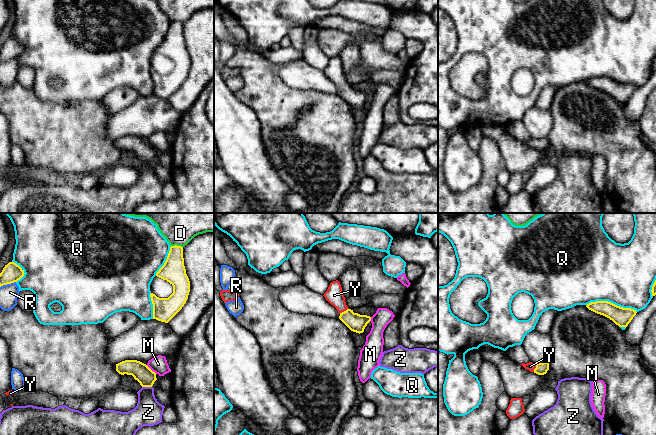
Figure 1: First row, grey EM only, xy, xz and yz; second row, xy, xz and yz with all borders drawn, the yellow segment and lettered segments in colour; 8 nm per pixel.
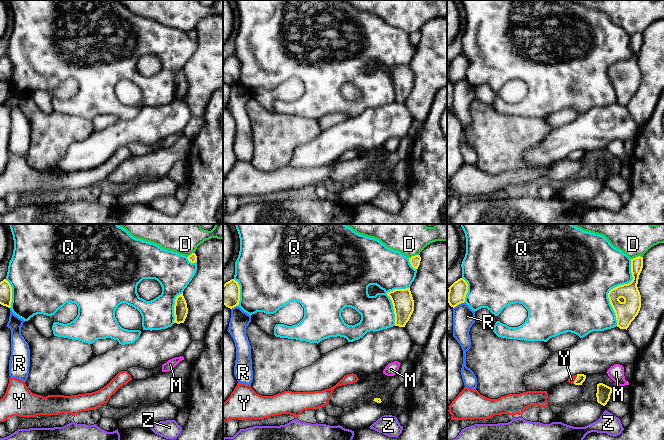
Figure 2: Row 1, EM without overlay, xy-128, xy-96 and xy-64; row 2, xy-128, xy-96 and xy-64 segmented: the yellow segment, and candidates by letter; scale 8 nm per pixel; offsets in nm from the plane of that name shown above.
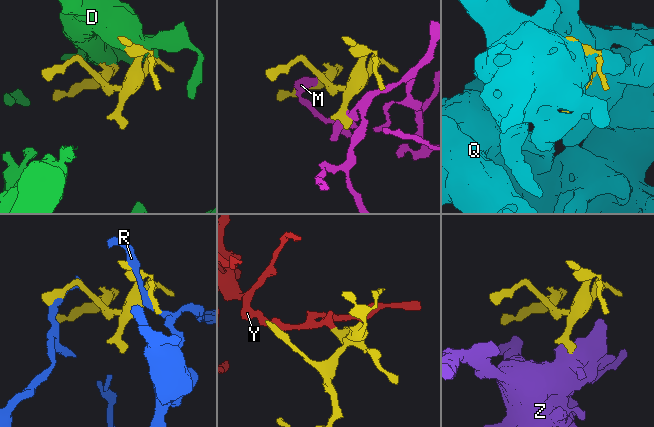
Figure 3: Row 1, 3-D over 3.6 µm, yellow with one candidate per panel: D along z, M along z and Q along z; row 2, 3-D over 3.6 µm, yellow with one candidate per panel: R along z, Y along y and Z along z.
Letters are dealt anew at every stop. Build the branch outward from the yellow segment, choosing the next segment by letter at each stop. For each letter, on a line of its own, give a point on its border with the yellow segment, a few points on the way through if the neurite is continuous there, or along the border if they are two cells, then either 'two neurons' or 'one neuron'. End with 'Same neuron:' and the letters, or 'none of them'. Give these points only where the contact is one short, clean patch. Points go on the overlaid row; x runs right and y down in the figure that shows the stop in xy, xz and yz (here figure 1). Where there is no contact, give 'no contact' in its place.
D: meets yellow in xy at (176, 245); two neurons
M: meets yellow in xy at (150, 369); two neurons
Q: meets yellow in yz at (610, 302); two neurons
R: meets yellow in xy at (7, 283); two neurons
Y: meets yellow in xz at (344, 311); runs through xz (355, 322), (344, 311), (334, 295); one neuron
Z: meets yellow in xy at (147, 386); border along xy (142, 386), (151, 387); two neurons
Same neuron: Y

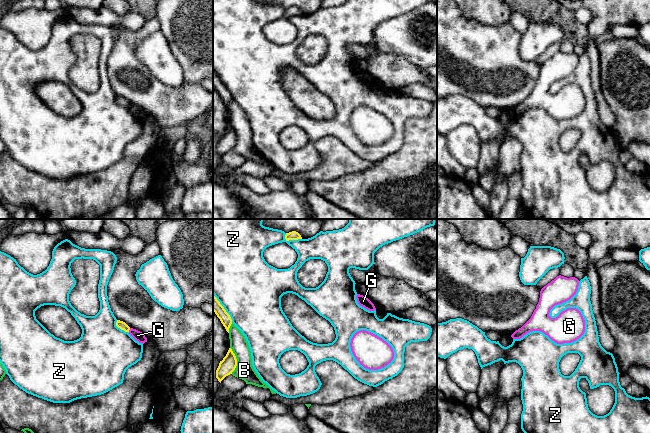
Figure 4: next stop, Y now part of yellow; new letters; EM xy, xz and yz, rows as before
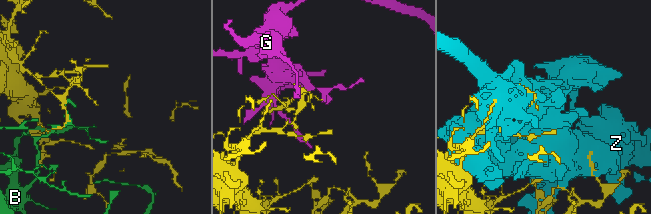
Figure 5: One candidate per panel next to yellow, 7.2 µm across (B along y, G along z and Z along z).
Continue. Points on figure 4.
B: meets yellow in xz at (236, 360); two neurons
G: meets yellow in xy at (129, 329); border along xy (130, 328), (128, 331); two neurons
Z: meets yellow in xz at (292, 239); two neurons
Same neuron: none of them

